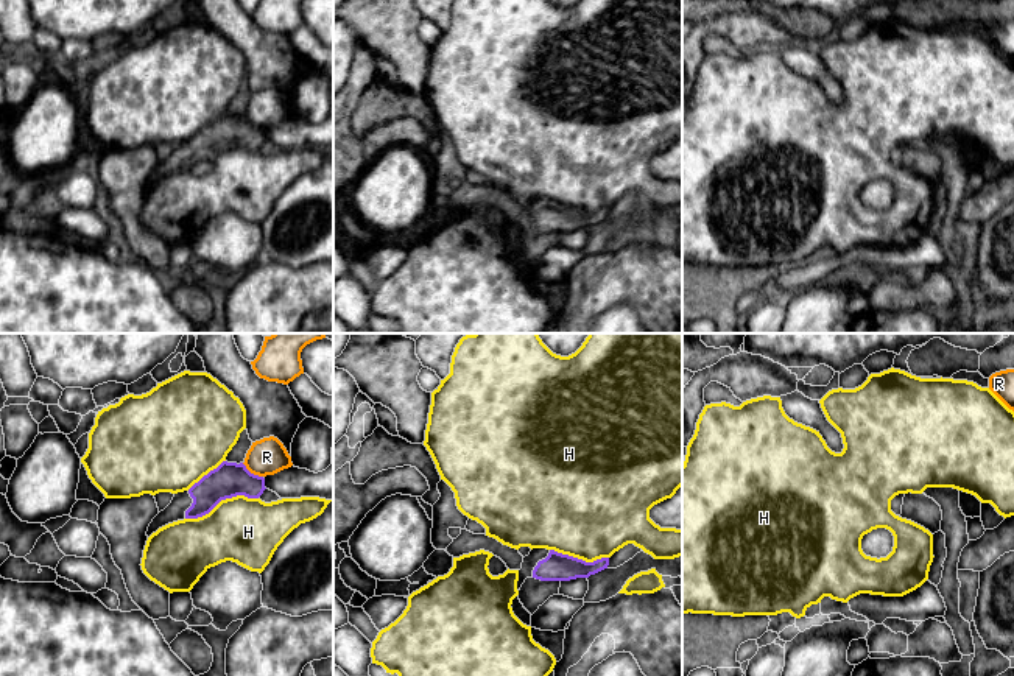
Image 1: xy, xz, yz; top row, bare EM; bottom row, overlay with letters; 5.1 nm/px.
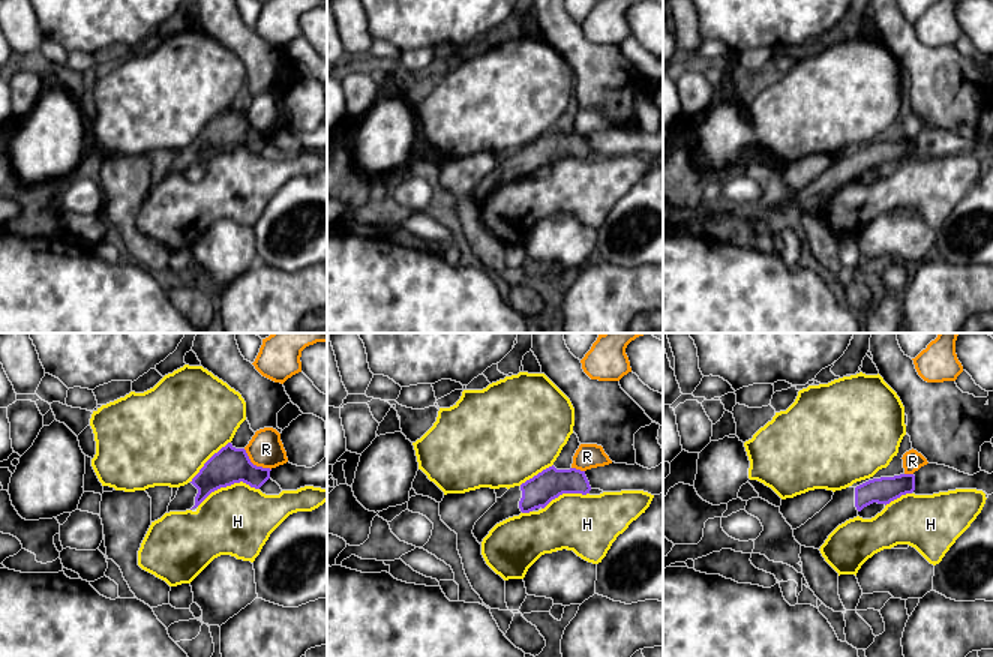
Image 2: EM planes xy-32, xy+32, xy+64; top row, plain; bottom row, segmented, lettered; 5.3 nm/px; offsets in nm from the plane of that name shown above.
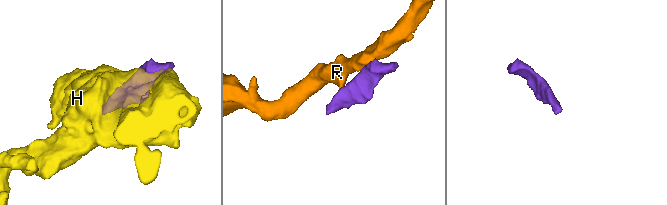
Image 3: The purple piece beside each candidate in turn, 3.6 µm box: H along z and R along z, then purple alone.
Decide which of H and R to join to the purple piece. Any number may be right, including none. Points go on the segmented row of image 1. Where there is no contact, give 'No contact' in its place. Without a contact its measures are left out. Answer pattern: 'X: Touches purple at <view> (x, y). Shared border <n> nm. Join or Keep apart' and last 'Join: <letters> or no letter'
H: Touches purple at xy (221, 499). Shared border 400 nm. Keep apart
R: Touches purple at xy (253, 474). Shared border 130 nm. Keep apart
Join: no letter

